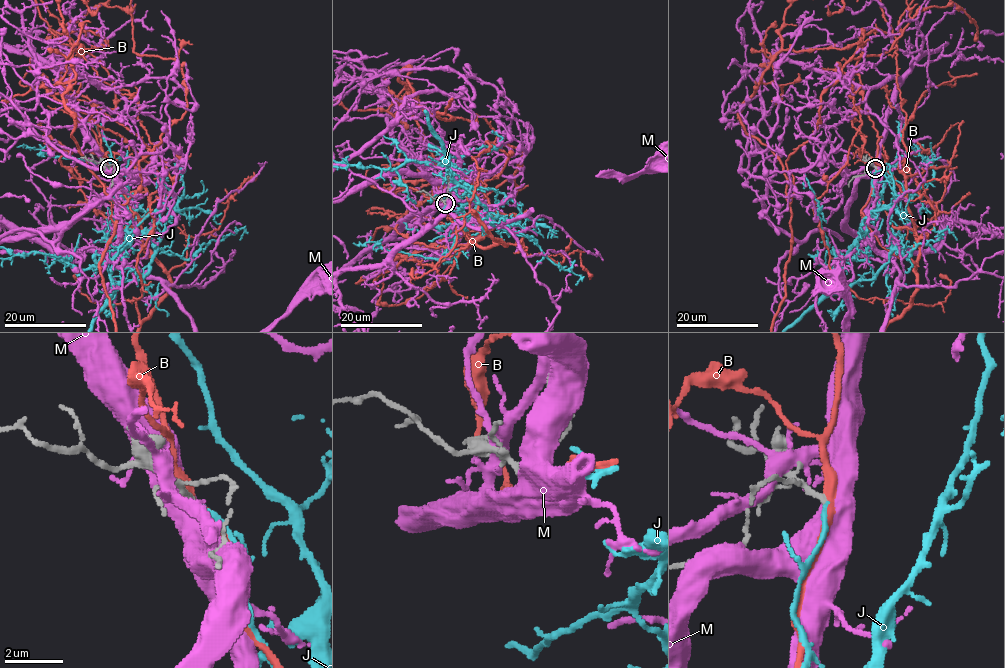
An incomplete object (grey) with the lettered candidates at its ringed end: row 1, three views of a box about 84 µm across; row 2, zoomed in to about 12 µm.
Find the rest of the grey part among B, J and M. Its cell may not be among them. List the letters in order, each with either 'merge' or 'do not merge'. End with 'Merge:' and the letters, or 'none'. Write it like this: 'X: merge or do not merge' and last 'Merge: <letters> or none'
B: do not merge
J: merge
M: do not merge
Merge: J

